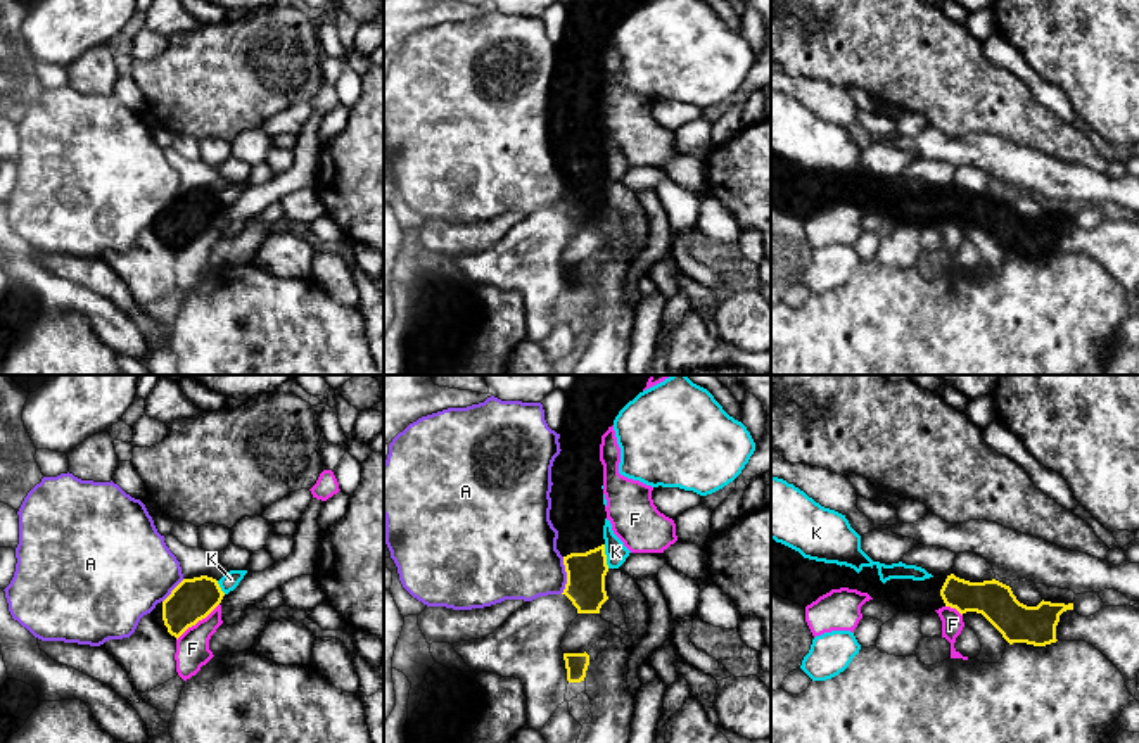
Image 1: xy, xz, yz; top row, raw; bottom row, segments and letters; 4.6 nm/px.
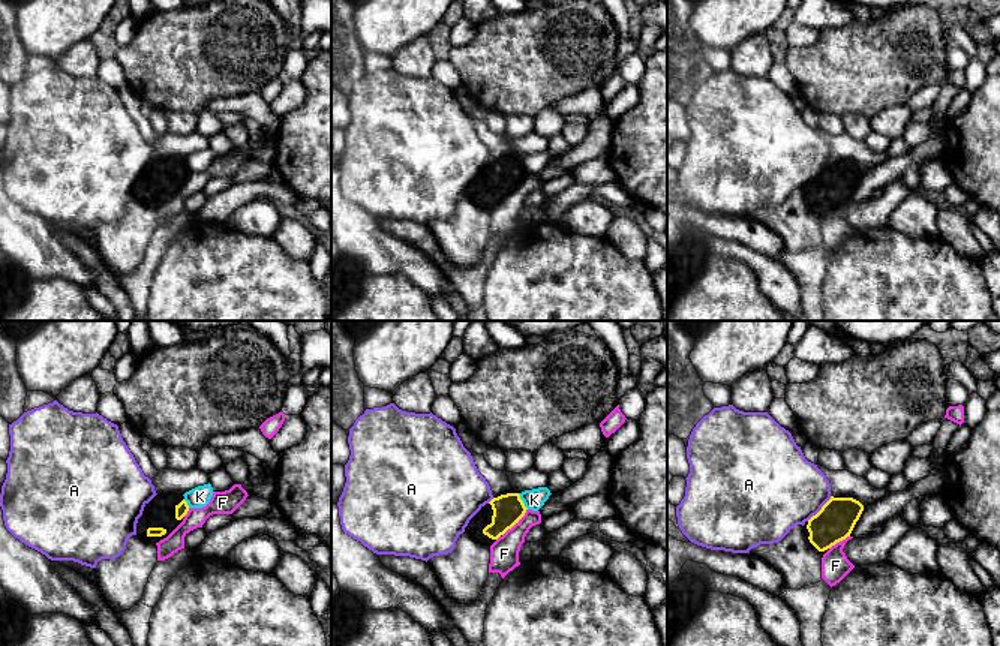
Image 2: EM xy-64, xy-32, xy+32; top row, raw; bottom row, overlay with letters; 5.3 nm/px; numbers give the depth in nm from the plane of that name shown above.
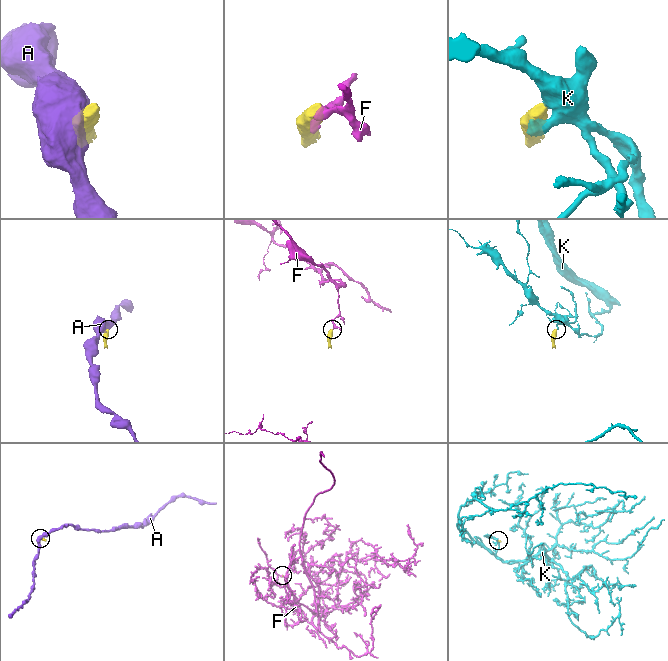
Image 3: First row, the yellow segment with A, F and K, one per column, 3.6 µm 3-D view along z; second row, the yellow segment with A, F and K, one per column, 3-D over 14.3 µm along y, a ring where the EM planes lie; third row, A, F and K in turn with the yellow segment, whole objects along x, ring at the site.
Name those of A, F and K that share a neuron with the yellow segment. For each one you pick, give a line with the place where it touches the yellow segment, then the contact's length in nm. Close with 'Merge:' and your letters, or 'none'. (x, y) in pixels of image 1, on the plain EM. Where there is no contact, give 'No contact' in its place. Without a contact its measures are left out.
Merge: none

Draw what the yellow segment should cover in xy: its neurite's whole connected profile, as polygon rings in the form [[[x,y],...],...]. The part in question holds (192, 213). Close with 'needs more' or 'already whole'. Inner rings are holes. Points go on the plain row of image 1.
[[[213,190],[183,192],[150,226],[164,244],[178,252],[188,240],[206,232],[223,209],[225,206]]] | needs more

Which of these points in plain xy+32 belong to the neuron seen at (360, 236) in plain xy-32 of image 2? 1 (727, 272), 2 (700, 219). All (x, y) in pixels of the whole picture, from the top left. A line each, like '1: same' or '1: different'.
1: different
2: different

